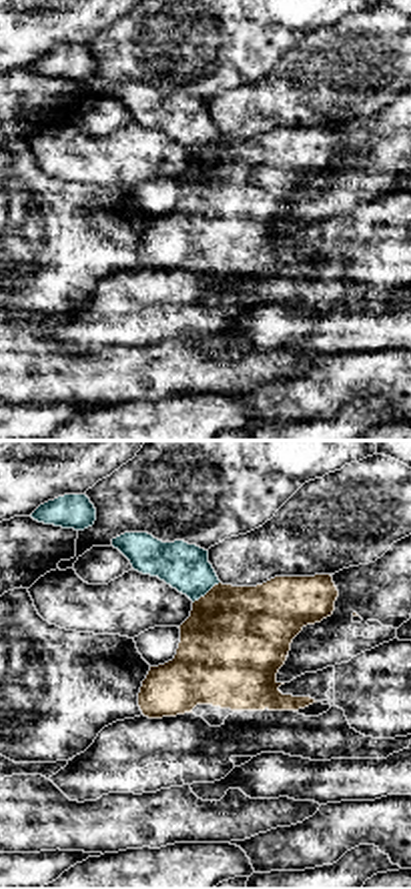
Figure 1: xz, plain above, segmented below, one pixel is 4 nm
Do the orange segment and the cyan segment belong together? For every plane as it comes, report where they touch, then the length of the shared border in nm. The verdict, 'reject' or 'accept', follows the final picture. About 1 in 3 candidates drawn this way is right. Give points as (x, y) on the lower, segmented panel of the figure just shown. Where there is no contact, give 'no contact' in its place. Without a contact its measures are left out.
meets orange at (207, 593); contact 140 nm long

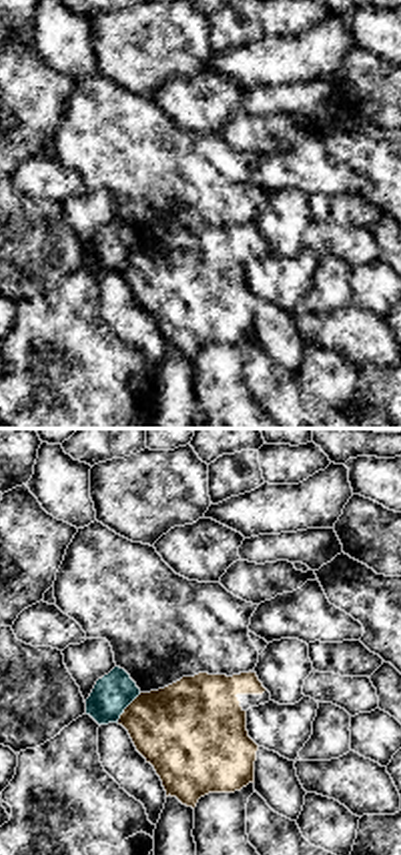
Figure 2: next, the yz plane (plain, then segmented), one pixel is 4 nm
meets orange at (127, 707); contact 160 nm long

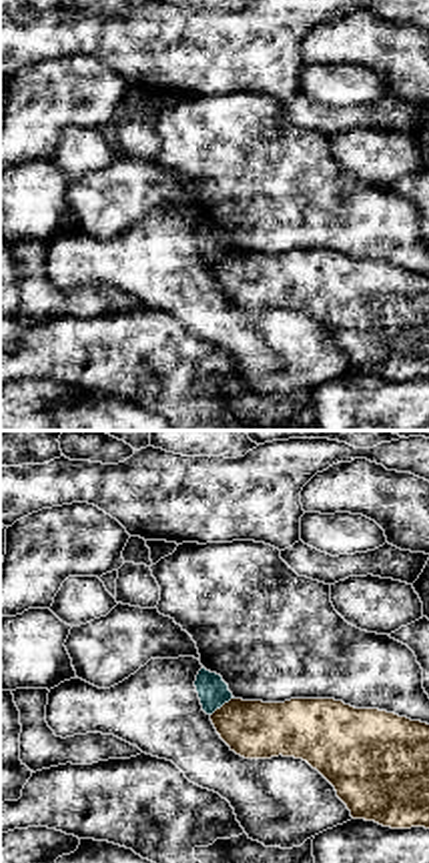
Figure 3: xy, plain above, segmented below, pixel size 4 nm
meets orange at (223, 705); contact 120 nm long

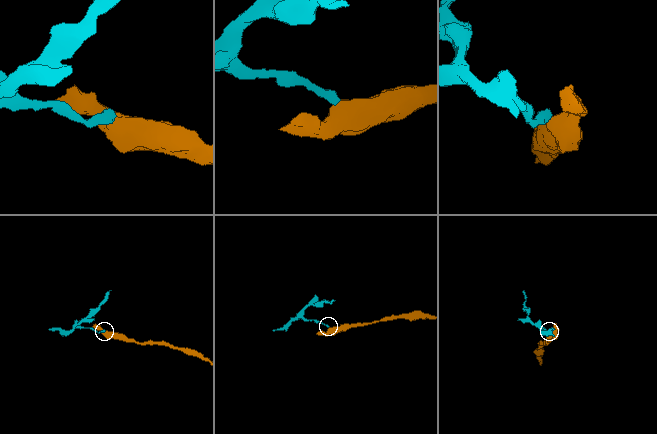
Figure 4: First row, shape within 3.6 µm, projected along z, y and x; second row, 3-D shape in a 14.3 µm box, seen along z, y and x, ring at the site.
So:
reject

